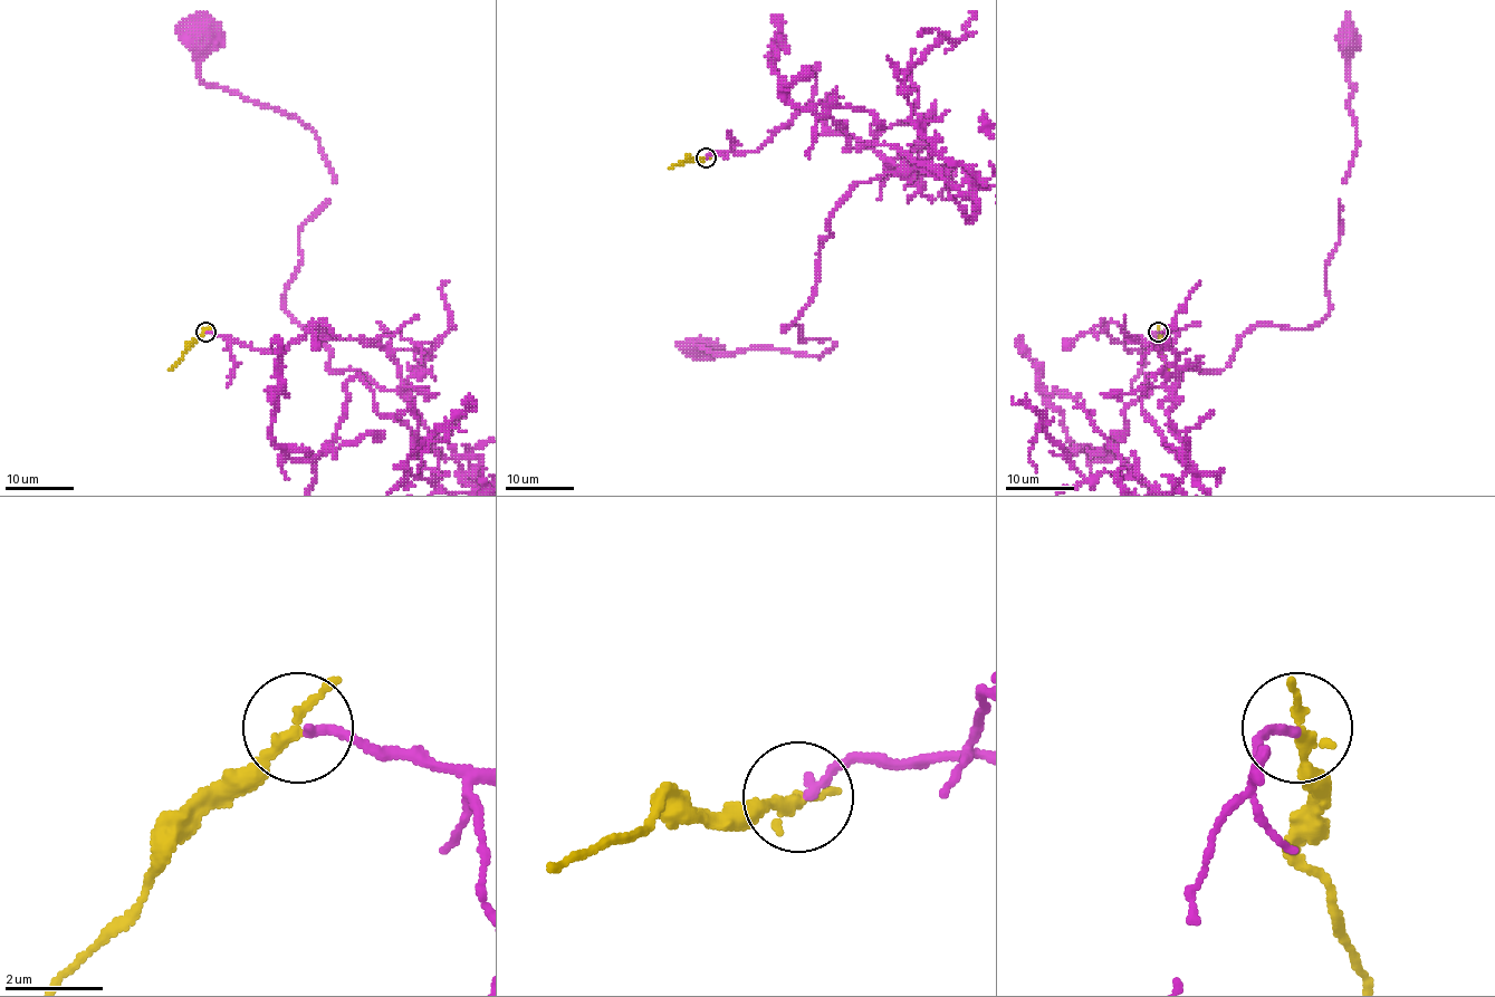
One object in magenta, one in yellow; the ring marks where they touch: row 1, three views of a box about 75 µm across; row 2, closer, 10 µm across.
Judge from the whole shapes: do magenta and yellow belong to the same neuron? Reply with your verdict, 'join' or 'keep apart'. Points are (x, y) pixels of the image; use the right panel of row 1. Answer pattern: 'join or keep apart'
join

